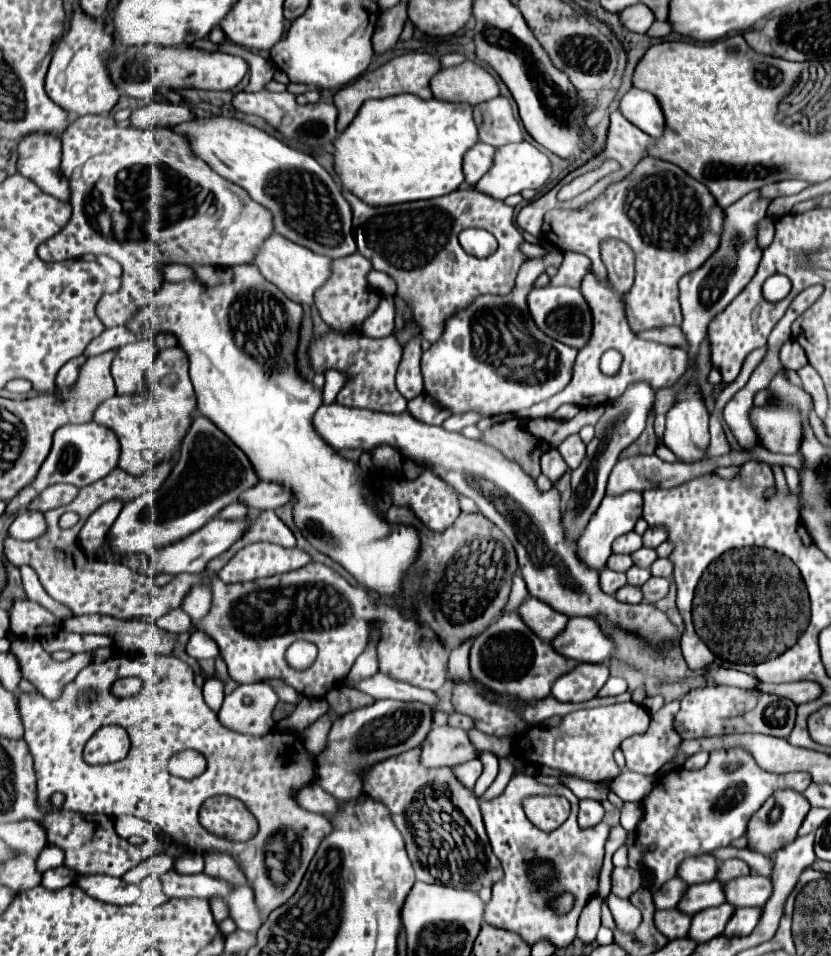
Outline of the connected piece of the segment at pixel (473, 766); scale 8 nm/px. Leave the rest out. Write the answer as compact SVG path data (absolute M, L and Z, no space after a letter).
M471 760L469 764L459 764L457 768L453 768L453 772L461 780L461 784L465 784L467 788L473 788L475 782L477 782L477 778L483 772L483 766L481 766L479 760Z

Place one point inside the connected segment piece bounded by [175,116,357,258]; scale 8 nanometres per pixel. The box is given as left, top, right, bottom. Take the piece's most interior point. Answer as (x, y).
(292, 185)

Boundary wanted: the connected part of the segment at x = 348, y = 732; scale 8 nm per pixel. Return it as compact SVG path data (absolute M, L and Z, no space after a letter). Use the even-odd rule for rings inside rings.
M375 700L373 704L351 710L341 718L337 716L327 738L327 748L317 756L317 782L339 802L349 802L361 794L359 772L365 764L375 764L385 756L395 756L395 752L419 746L431 728L433 710L423 702Z

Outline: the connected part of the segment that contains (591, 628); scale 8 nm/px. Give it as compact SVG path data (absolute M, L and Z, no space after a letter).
M571 618L569 628L553 642L553 648L577 662L605 662L615 652L615 642L603 634L595 618Z

